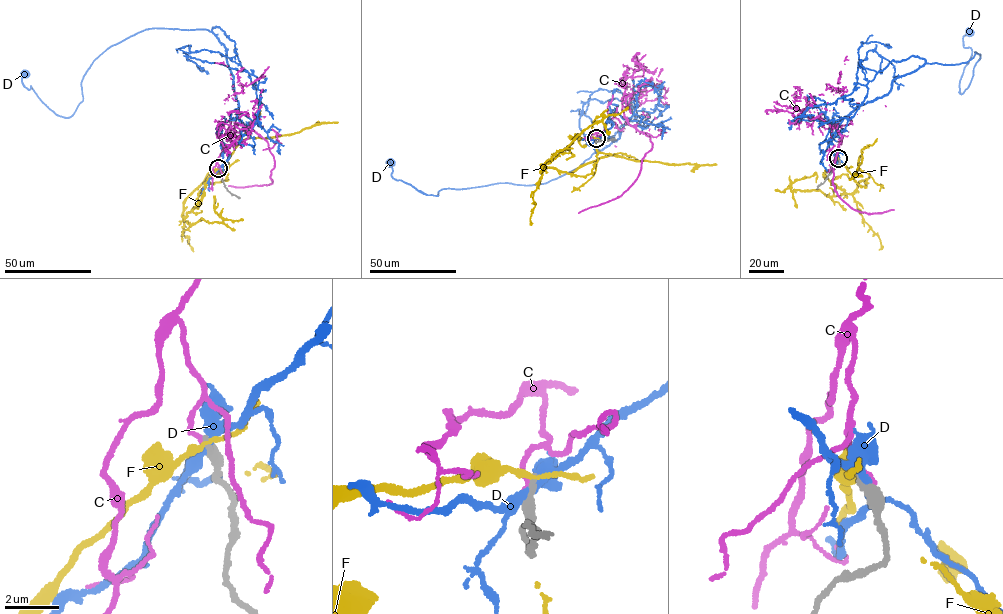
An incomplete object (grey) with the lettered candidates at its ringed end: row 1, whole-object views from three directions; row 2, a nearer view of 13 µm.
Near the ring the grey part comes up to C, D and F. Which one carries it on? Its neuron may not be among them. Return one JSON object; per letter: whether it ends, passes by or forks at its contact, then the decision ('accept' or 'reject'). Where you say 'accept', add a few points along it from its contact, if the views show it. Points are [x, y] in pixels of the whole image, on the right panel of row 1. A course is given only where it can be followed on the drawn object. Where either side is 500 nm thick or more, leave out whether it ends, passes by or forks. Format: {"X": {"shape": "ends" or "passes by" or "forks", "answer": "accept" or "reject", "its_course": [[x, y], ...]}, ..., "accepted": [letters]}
{"C": {"shape": "ends", "answer": "reject"}, "D": {"shape": "passes by", "answer": "reject"}, "F": {"shape": "passes by", "answer": "reject"}, "accepted": []}

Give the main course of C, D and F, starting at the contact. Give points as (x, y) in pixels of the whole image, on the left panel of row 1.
C: (218, 168), (222, 145), (218, 133), (227, 134), (240, 123), (267, 142), (274, 162), (272, 183), (228, 186)
D: (219, 168), (229, 157), (221, 127), (239, 105), (209, 30), (153, 27), (112, 45), (69, 117), (23, 72)
F: (218, 168), (206, 182), (200, 205), (183, 216), (184, 201), (242, 141), (337, 122)

